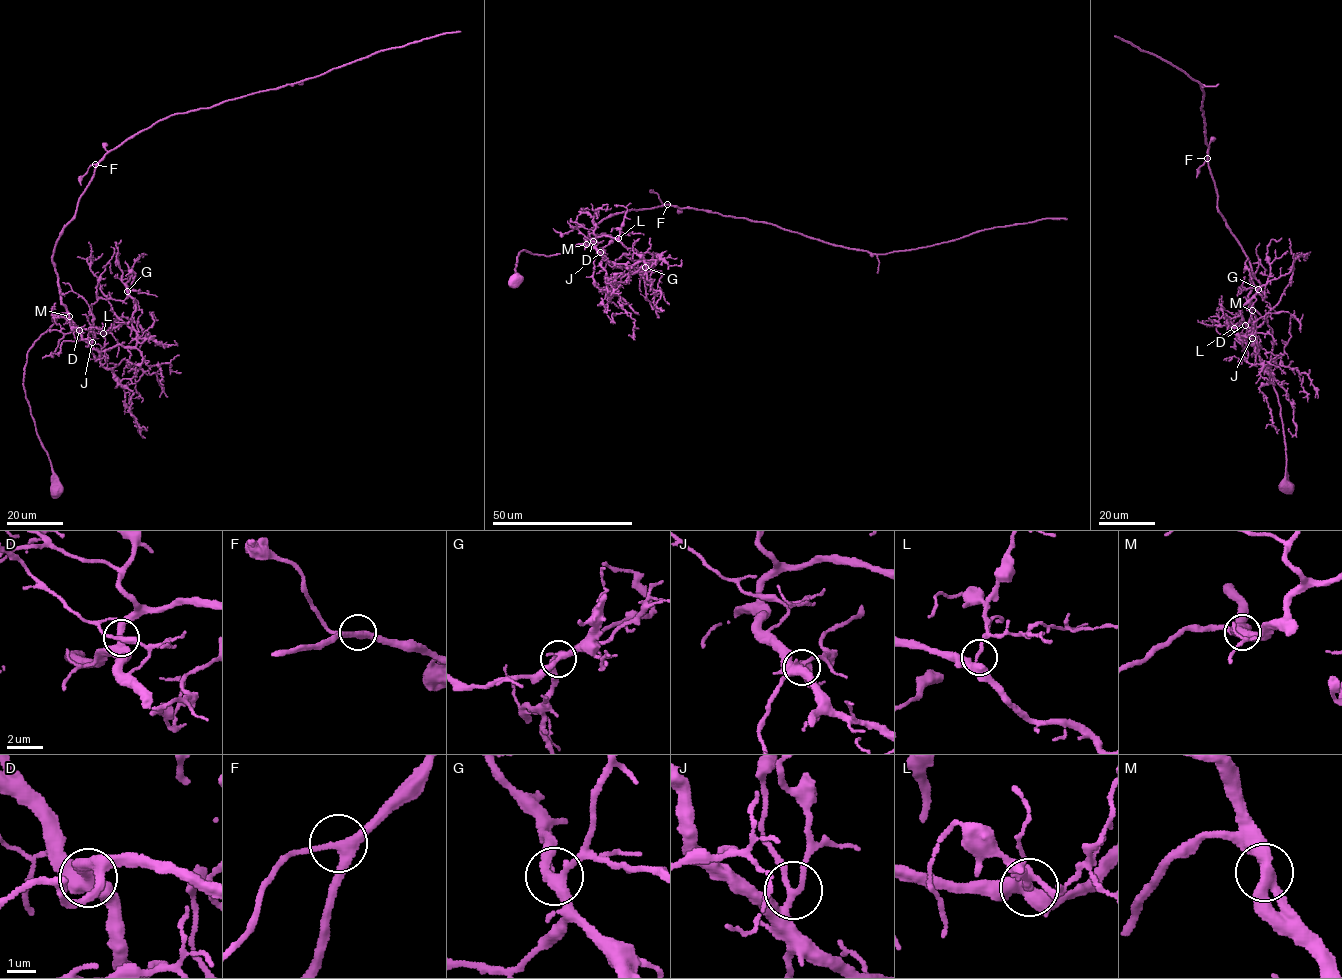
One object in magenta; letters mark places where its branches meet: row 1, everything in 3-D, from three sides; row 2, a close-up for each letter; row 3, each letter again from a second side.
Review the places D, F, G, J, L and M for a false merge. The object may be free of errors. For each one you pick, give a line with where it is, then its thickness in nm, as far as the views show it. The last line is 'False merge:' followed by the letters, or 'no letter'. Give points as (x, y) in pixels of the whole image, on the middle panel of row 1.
False merge: no letter

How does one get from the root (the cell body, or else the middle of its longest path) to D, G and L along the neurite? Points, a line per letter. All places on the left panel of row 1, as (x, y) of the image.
D: (56, 492), (53, 491), (51, 462), (36, 431), (26, 398), (24, 368), (29, 349), (63, 312), (79, 330)
G: (56, 492), (23, 387), (27, 352), (63, 312), (78, 329), (107, 333), (127, 323), (136, 306), (127, 291)
L: (56, 492), (53, 491), (51, 462), (36, 431), (23, 387), (27, 352), (63, 312), (78, 329), (103, 333)

